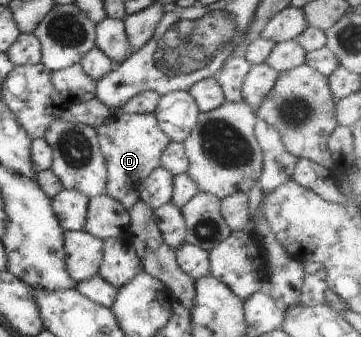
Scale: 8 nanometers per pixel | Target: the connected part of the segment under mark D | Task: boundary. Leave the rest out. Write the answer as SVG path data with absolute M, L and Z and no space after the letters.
M113 110L113 114L95 129L108 172L104 194L120 202L123 208L132 209L140 200L142 180L161 167L161 155L171 140L159 128L154 114L130 115Z

